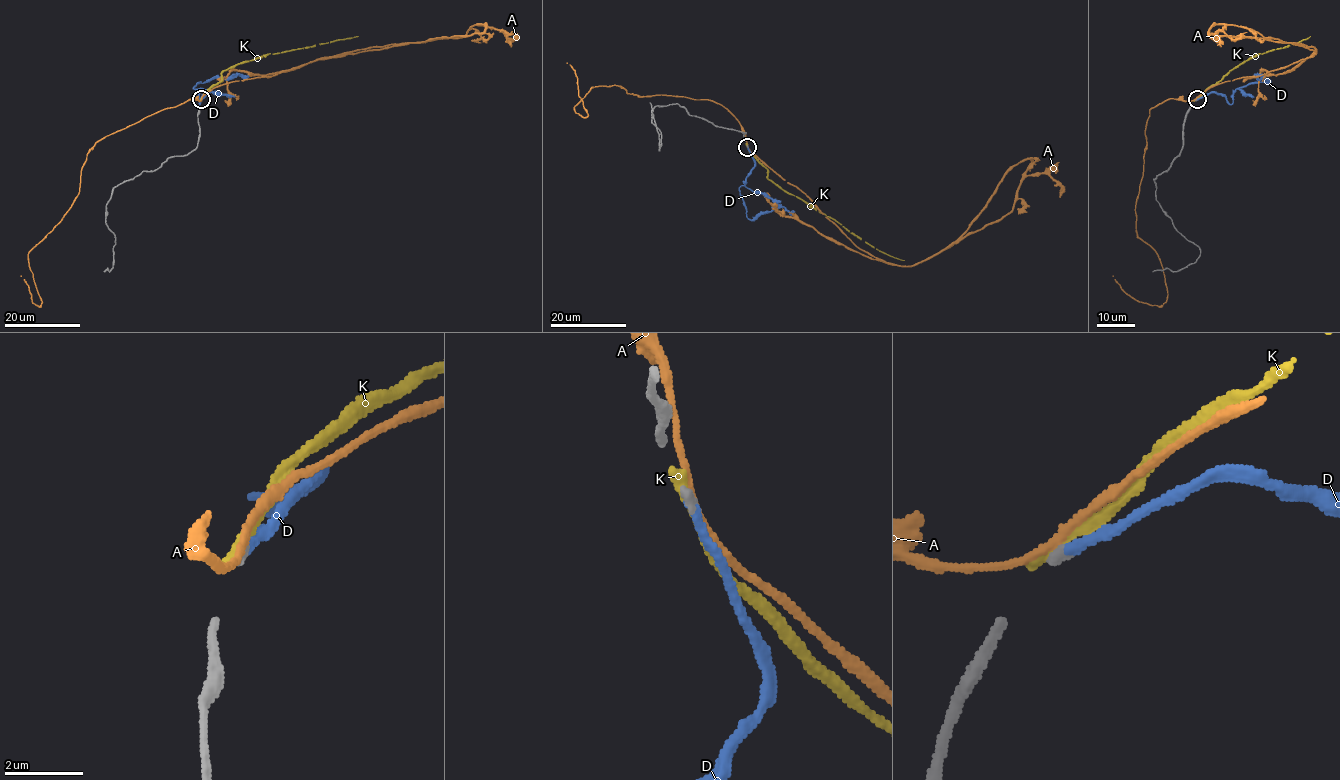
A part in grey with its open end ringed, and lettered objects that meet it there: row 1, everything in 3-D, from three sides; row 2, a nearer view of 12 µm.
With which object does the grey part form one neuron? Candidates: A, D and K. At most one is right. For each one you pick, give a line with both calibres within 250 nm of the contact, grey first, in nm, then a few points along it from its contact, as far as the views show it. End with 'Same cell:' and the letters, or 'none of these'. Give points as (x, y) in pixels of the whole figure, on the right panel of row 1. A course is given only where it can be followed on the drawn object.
D: calibres 200 and 240 nm; course (1197, 99), (1218, 93), (1230, 104), (1238, 88), (1268, 83), (1257, 77), (1261, 76)
Same cell: D

